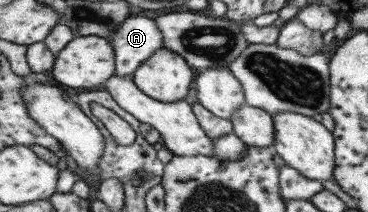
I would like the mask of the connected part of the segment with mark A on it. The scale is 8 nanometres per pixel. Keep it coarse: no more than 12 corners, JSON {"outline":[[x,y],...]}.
{"outline":[[128,16],[110,38],[116,74],[137,69],[166,38],[155,19]]}

